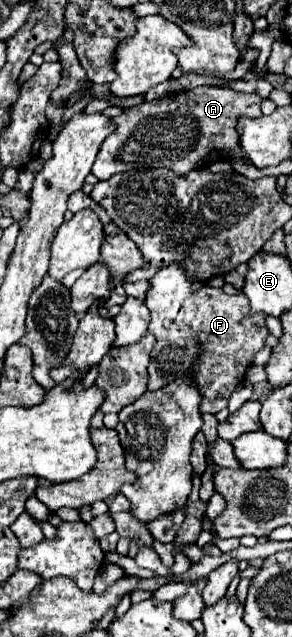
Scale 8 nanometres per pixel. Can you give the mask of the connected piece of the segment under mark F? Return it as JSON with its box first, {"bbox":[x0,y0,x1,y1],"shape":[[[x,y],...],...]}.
{"bbox":[144,264,270,414],"shape":[[[170,264],[150,278],[144,302],[150,310],[148,330],[156,336],[156,346],[148,366],[148,390],[158,390],[170,380],[184,376],[190,370],[194,362],[192,354],[200,344],[204,356],[196,366],[194,380],[204,394],[202,414],[218,414],[222,408],[228,408],[230,394],[252,366],[252,358],[266,346],[270,332],[266,326],[266,314],[262,314],[262,318],[260,314],[252,316],[244,294],[228,296],[210,284],[202,284],[200,290],[192,290],[194,284],[196,280],[188,276],[182,264]]]}

